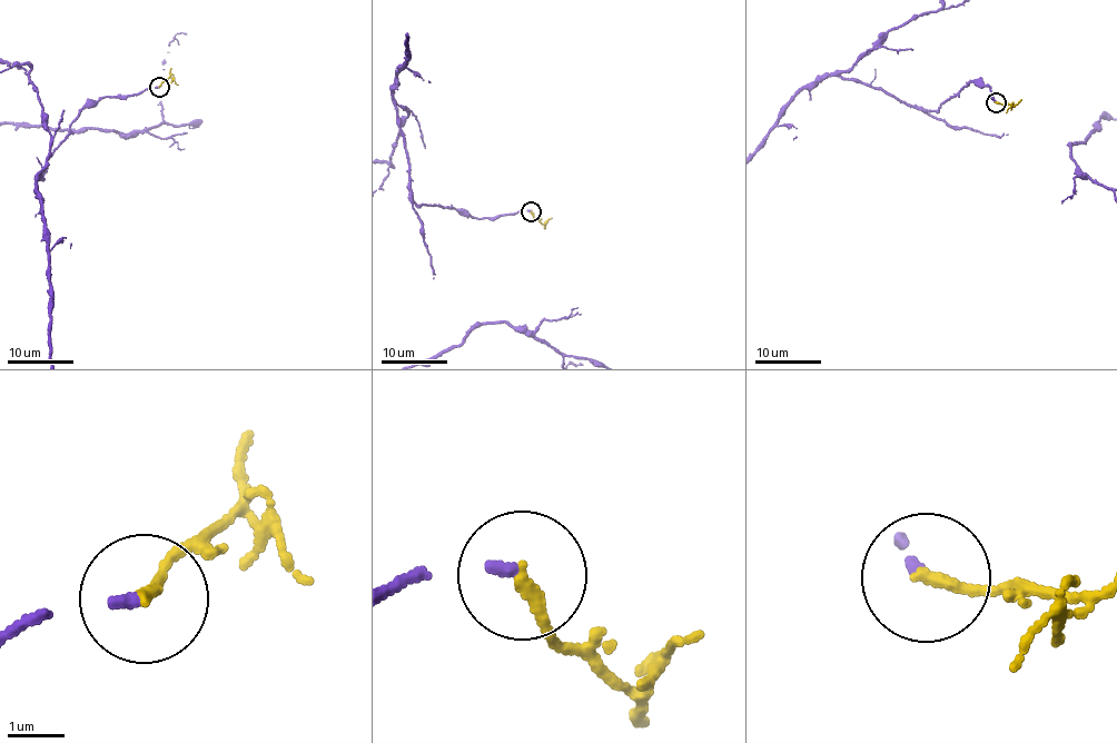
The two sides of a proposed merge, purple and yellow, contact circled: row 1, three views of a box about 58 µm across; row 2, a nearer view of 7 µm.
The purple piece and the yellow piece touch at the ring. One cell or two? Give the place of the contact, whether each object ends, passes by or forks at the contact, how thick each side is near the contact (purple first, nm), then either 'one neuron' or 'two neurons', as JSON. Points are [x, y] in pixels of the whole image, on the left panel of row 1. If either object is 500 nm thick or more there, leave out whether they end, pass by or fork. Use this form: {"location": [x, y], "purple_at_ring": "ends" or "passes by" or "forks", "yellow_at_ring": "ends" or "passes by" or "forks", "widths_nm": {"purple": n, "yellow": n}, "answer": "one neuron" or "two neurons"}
{"location": [159, 87], "purple_at_ring": "ends", "yellow_at_ring": "ends", "widths_nm": {"purple": 160, "yellow": 240}, "answer": "one neuron"}

